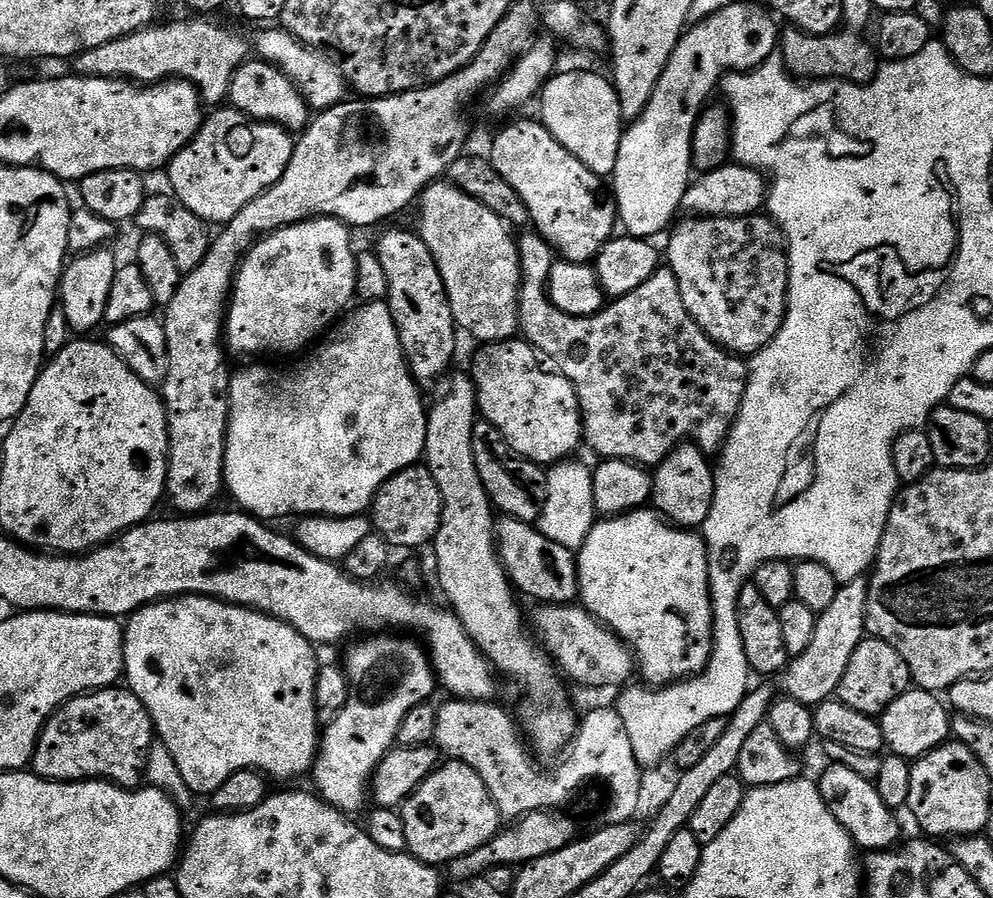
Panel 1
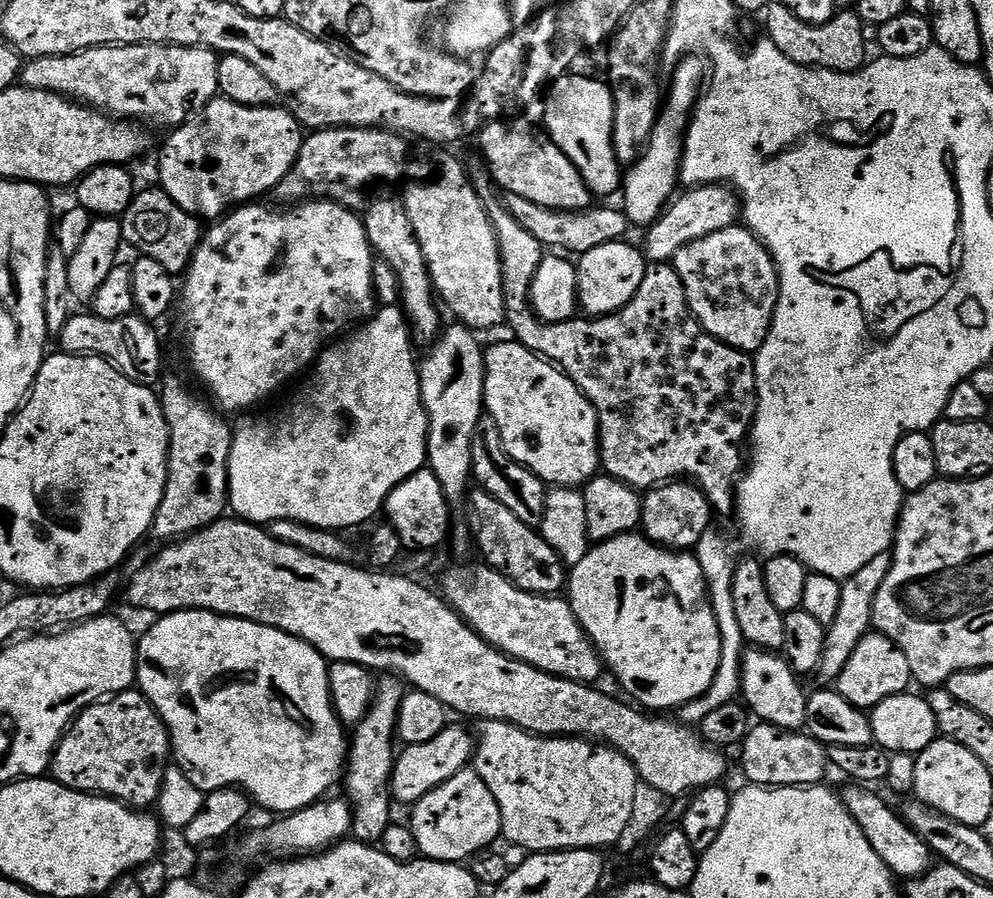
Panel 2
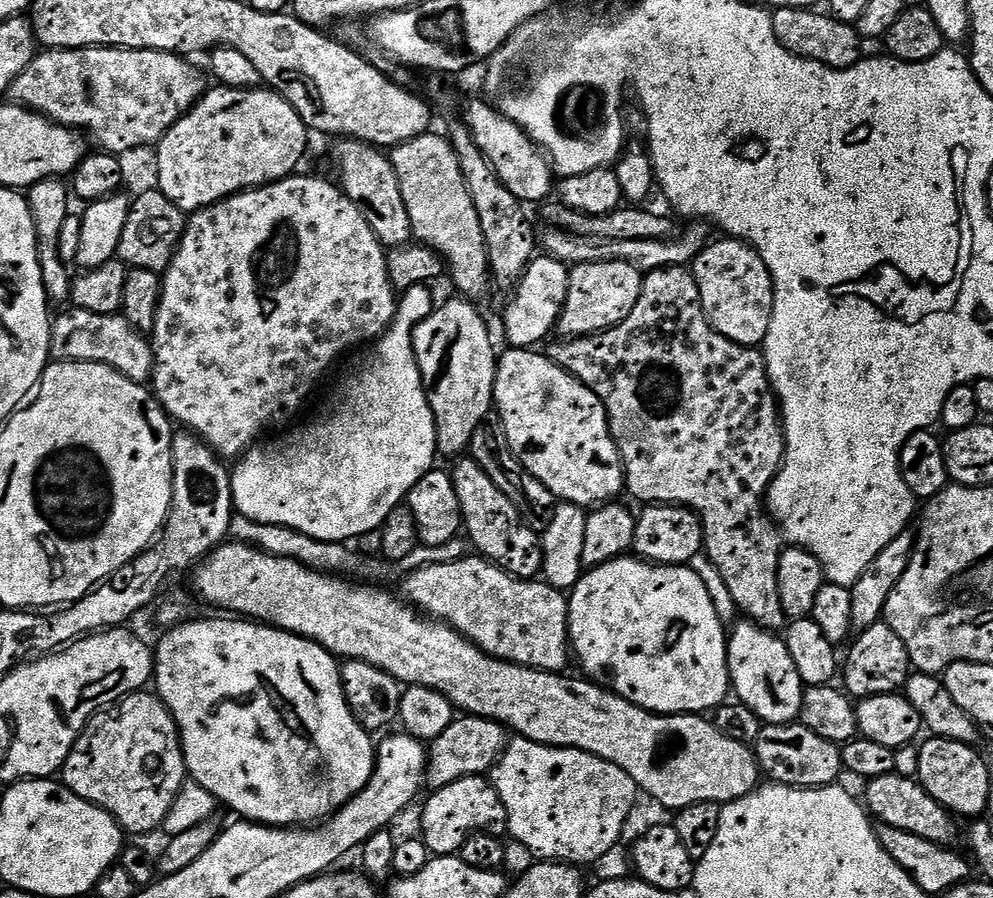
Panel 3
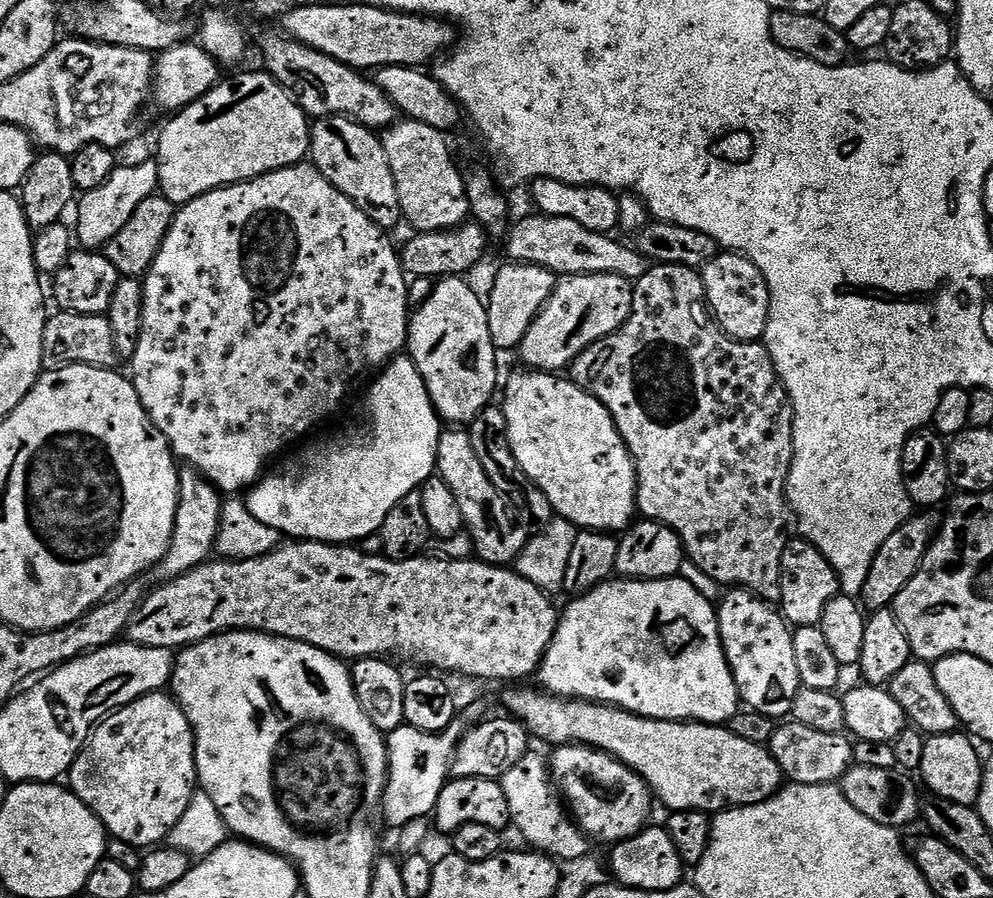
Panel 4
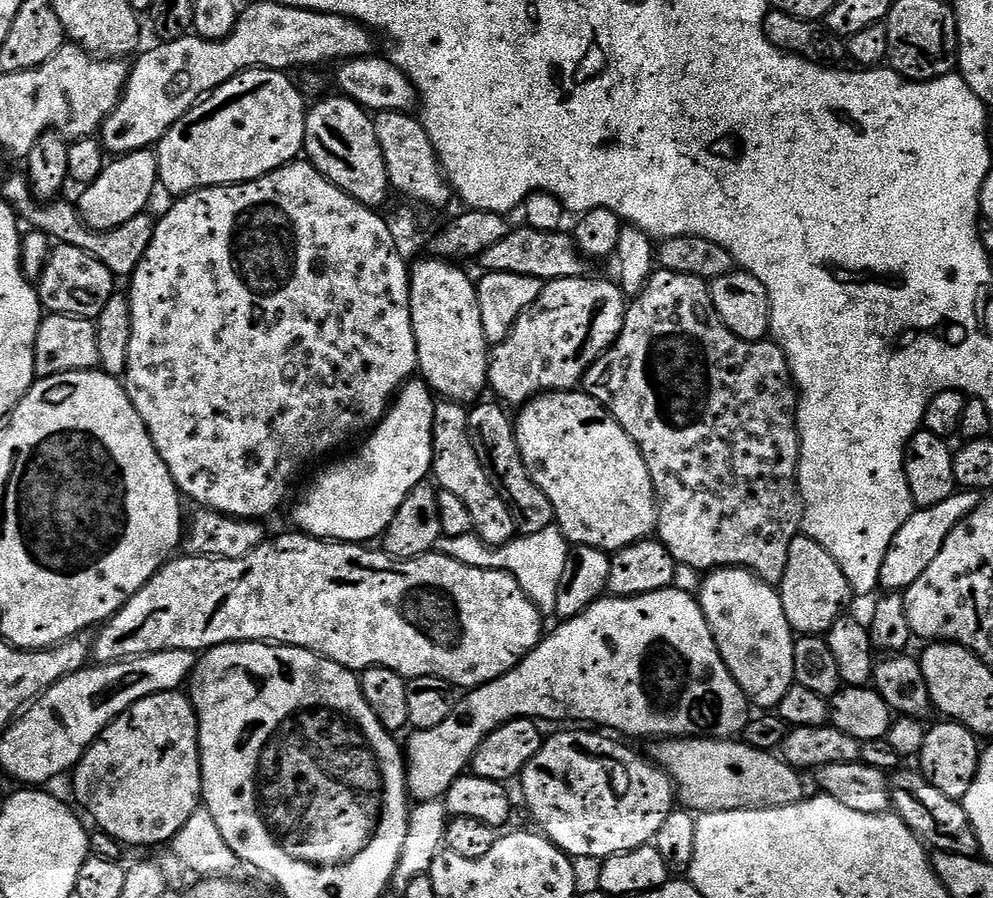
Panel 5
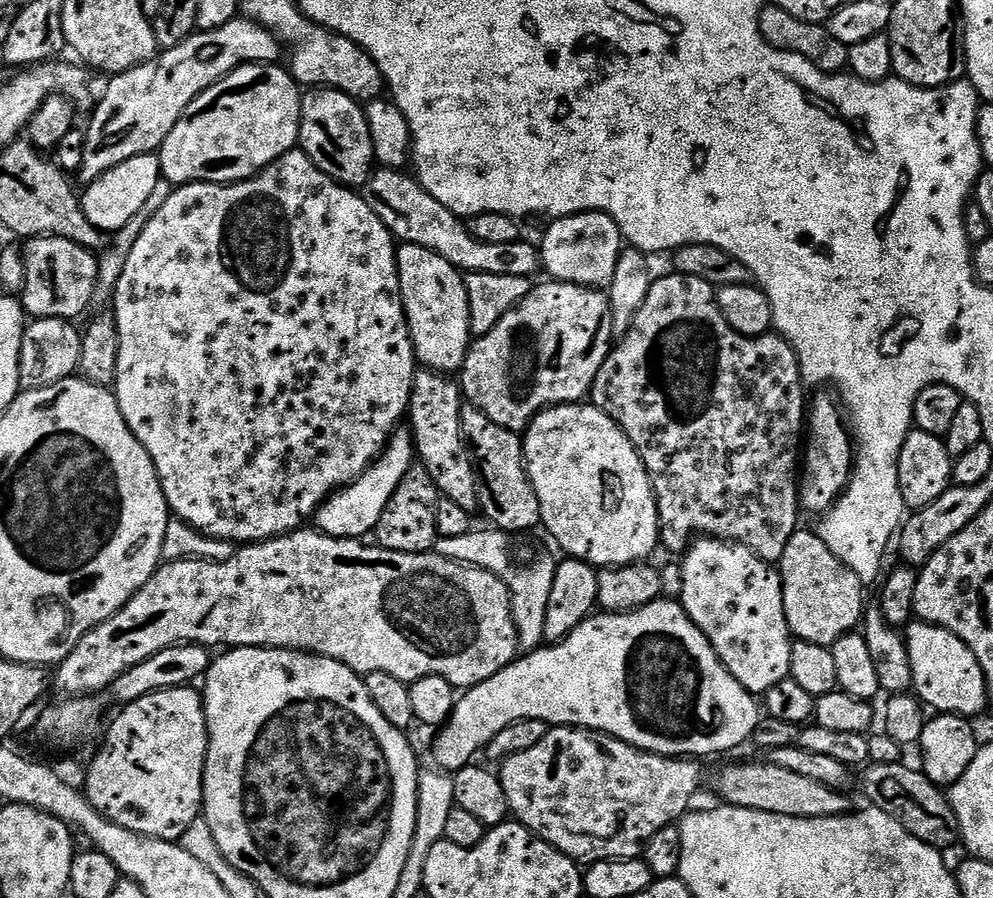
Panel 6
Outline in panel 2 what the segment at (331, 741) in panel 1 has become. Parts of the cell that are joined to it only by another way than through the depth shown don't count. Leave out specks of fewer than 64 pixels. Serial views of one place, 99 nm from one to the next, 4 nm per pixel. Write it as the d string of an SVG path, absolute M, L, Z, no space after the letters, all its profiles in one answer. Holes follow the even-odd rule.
M385 675L377 683L371 710L366 714L366 718L362 718L360 724L355 725L353 732L356 733L351 733L350 736L348 763L342 777L342 788L348 791L346 799L352 809L351 835L364 844L379 845L380 839L394 822L394 801L390 795L394 763L392 740L394 744L396 719L404 701L405 691L405 685L397 677Z

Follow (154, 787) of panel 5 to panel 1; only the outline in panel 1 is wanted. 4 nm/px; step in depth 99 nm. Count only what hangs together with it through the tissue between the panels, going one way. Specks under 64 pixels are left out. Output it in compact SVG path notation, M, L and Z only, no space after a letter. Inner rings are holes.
M124 686L101 688L91 694L74 697L44 723L30 768L41 780L71 782L102 779L118 784L122 788L135 790L145 783L144 771L148 762L148 751L151 750L153 743L152 719L138 697Z

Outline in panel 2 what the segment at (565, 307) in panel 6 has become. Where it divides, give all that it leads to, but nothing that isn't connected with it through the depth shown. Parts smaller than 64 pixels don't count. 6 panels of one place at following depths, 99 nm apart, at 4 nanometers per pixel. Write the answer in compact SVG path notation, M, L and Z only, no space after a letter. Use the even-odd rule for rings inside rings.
M624 240L606 242L594 250L583 253L576 264L576 281L580 290L579 307L589 317L609 316L625 308L638 294L642 278L648 273L650 264L643 251Z

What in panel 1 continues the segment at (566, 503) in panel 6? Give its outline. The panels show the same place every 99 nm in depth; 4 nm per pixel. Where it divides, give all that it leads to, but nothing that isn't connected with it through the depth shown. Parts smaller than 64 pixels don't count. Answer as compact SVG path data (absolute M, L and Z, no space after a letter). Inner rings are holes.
M523 338L484 344L472 364L478 412L506 438L519 456L541 466L559 464L584 440L584 418L574 386L555 370L543 368L535 348Z

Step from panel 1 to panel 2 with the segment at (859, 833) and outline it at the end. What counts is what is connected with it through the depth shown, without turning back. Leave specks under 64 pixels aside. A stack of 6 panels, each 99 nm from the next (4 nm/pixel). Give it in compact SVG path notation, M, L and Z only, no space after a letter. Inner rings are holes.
M864 786L848 787L852 788L842 792L842 799L848 808L848 813L854 818L854 822L858 822L862 834L866 834L866 842L874 846L878 858L886 862L893 876L897 878L925 876L929 868L933 867L934 854L926 846L926 842L922 842L922 838L918 838L918 834L912 831L903 815L897 809L895 812L882 797L875 796L872 793L875 791Z

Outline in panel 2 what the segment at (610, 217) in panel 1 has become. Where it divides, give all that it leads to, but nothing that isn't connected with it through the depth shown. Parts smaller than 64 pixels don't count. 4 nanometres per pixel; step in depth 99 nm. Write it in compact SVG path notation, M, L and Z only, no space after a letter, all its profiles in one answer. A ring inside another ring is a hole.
M505 118L485 124L480 129L478 139L484 147L483 159L493 181L505 193L522 194L522 198L530 198L530 202L538 202L538 206L563 212L580 212L593 207L592 191L586 186L574 162L570 162L553 140L537 128L531 128L524 118Z

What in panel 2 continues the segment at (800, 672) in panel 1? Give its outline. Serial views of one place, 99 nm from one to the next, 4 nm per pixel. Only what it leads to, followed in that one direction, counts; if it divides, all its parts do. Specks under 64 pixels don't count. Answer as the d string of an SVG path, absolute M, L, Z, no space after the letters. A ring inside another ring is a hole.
M891 551L883 552L878 554L878 558L866 562L866 566L858 570L858 574L841 583L842 602L838 606L838 615L834 617L834 622L827 629L826 646L822 650L822 662L818 669L818 676L822 679L828 682L838 679L850 659L850 654L854 654L854 649L858 647L858 642L862 642L862 638L868 635L872 628L874 598L878 598L878 589L882 586L882 582L886 582L886 574L890 574L891 565Z

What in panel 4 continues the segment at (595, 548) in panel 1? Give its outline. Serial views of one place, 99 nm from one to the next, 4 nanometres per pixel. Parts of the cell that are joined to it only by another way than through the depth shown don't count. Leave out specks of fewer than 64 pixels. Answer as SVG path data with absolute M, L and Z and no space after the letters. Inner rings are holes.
M613 578L599 584L585 596L575 597L571 603L572 605L565 612L563 609L559 613L556 633L546 650L544 661L541 662L538 669L538 677L540 676L538 684L543 691L550 692L554 696L567 696L570 700L592 700L596 704L611 704L613 708L621 708L627 712L655 720L686 720L697 724L724 726L737 712L741 711L740 691L736 689L736 683L720 641L720 627L716 617L717 605L711 600L702 598L702 594L698 594L698 590L694 590L694 586L690 586L690 582L686 582L683 578L671 580Z

